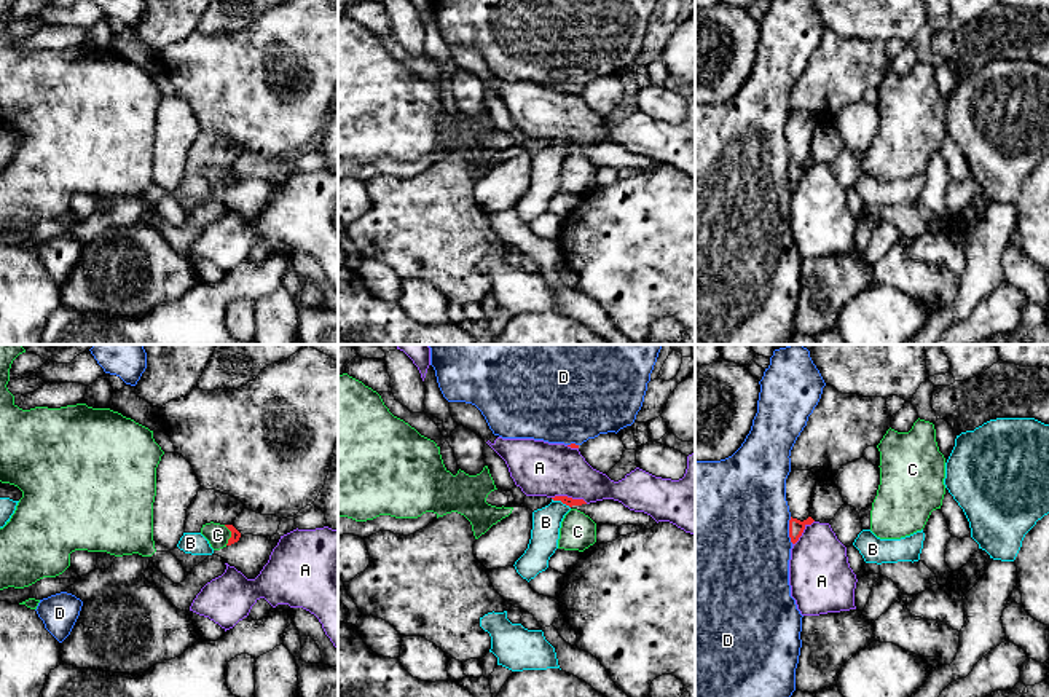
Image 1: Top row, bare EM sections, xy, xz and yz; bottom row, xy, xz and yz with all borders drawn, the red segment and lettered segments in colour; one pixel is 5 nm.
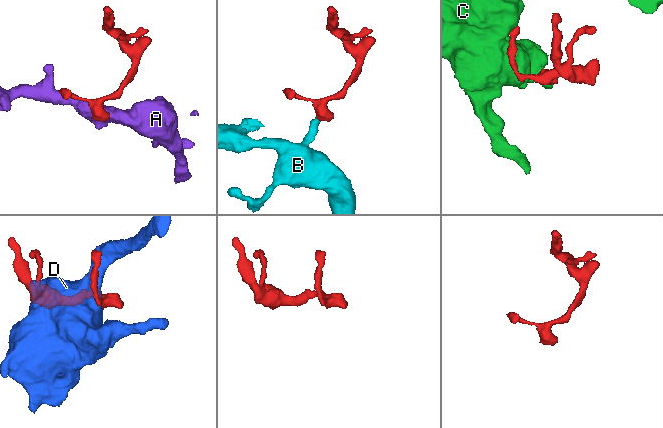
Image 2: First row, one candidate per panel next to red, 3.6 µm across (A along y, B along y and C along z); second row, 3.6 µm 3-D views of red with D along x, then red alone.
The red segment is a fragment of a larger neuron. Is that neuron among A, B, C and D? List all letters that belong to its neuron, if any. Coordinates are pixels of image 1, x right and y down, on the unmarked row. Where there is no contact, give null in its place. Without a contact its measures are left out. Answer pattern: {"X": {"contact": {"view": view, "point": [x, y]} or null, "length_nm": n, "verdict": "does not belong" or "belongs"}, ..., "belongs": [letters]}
{"A": {"contact": {"view": "xz", "point": [569, 141]}, "length_nm": 190, "verdict": "does not belong"}, "B": {"contact": {"view": "xz", "point": [561, 144]}, "length_nm": 110, "verdict": "belongs"}, "C": {"contact": {"view": "xy", "point": [231, 177]}, "length_nm": 110, "verdict": "does not belong"}, "D": {"contact": {"view": "yz", "point": [789, 173]}, "length_nm": 140, "verdict": "does not belong"}, "belongs": ["B"]}

